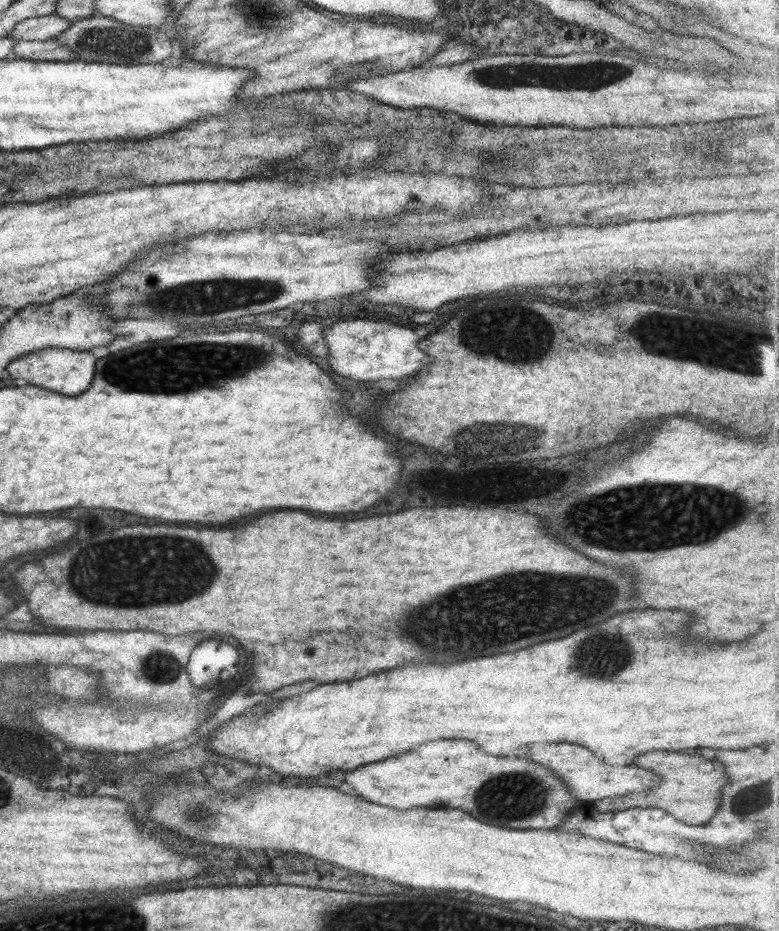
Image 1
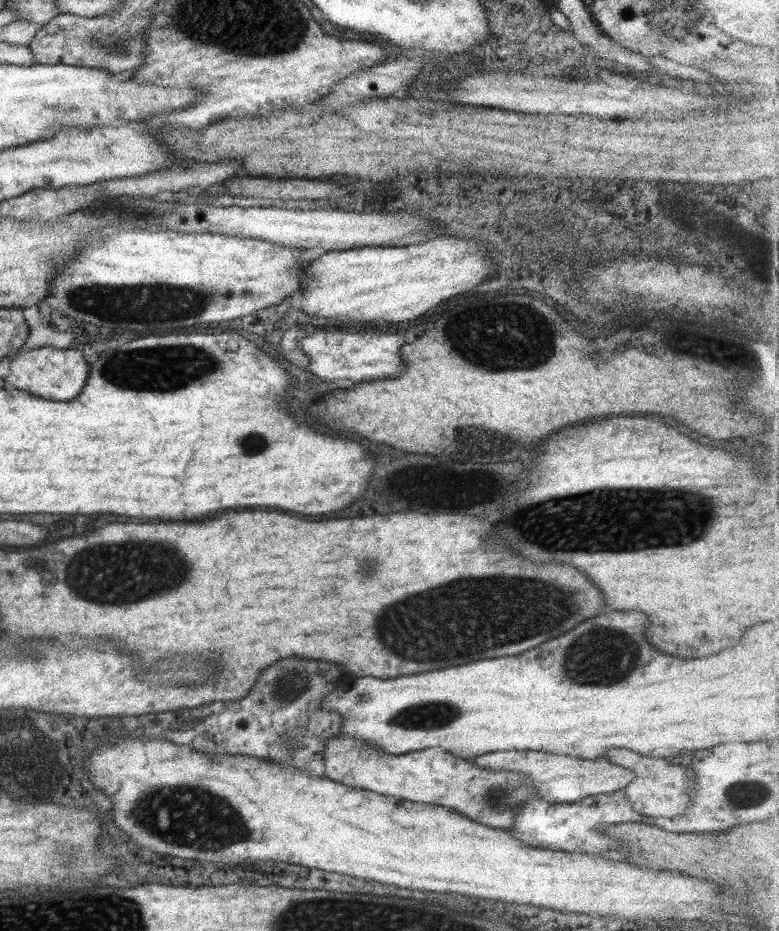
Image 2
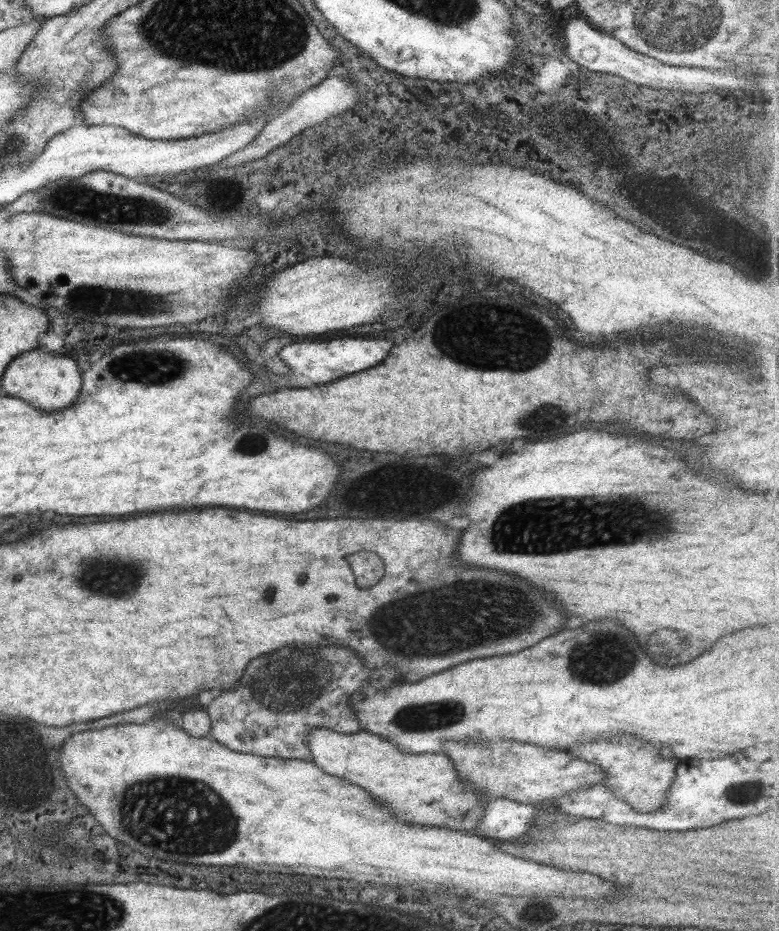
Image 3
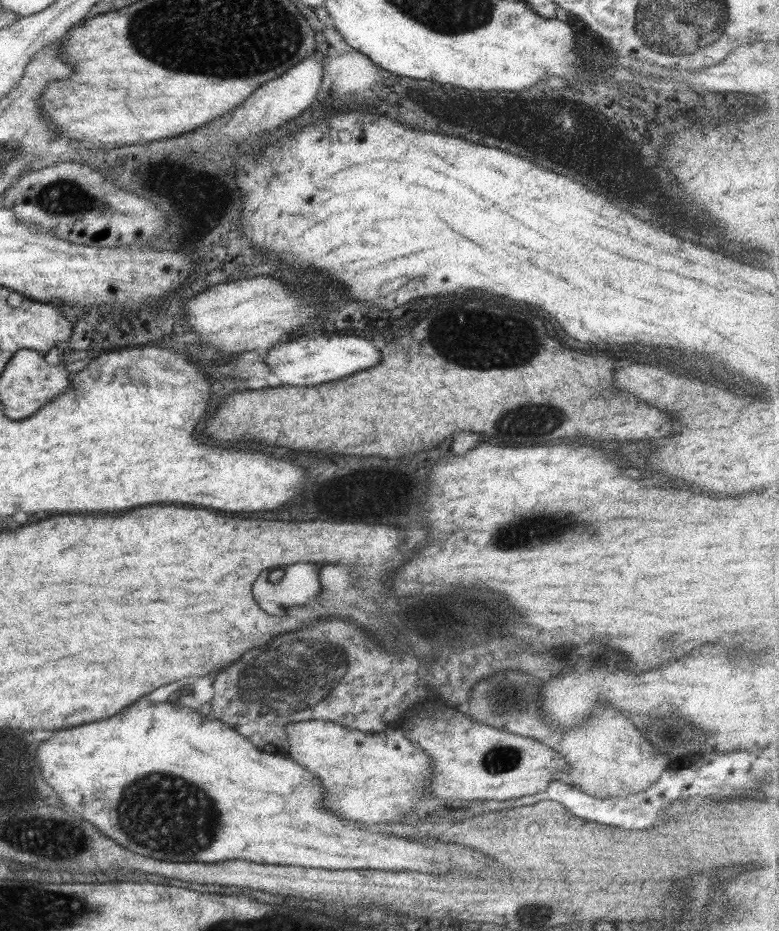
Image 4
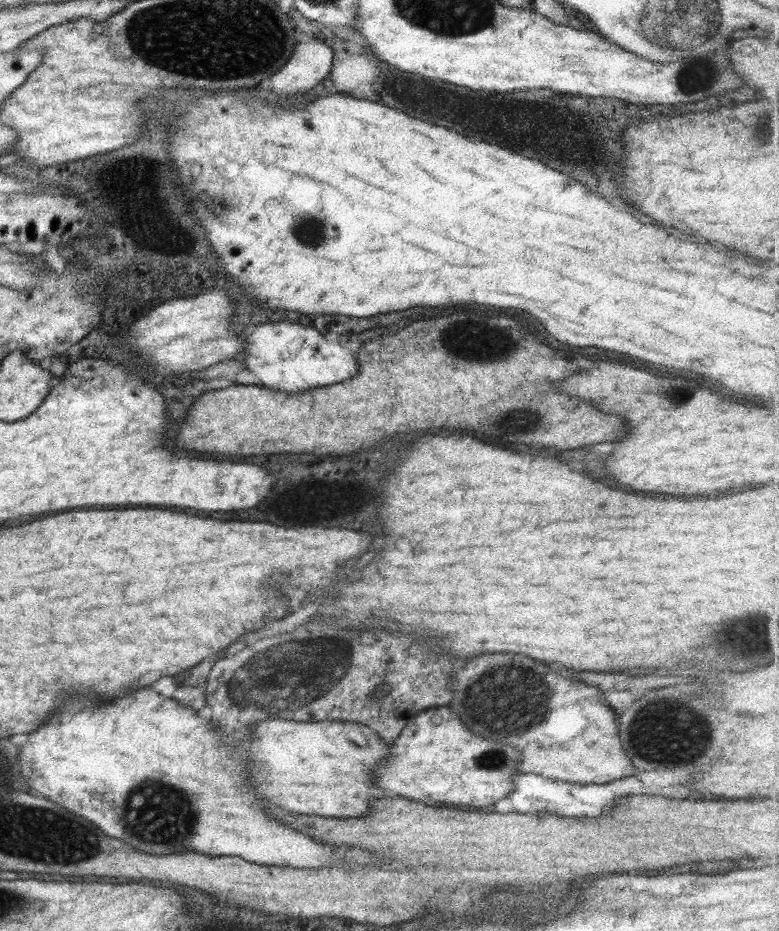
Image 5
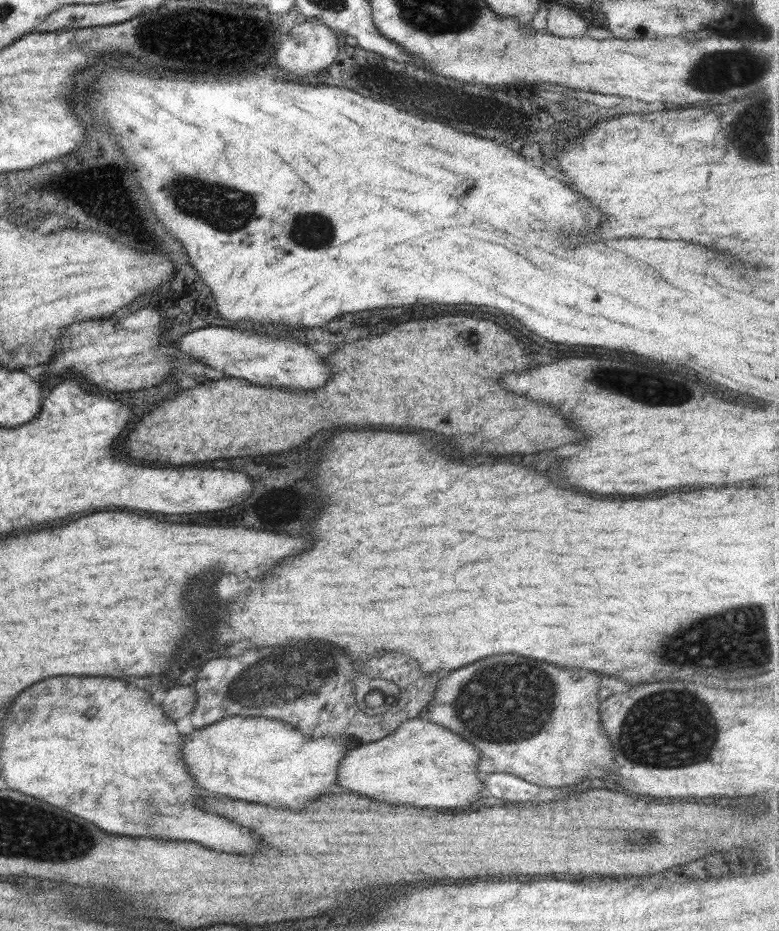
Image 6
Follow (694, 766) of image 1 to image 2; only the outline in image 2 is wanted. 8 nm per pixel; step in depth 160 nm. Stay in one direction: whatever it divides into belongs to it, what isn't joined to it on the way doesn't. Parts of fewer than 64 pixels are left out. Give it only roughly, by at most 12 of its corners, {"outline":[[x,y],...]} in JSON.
{"outline":[[609,749],[602,758],[633,773],[623,789],[637,814],[686,813],[686,767]]}

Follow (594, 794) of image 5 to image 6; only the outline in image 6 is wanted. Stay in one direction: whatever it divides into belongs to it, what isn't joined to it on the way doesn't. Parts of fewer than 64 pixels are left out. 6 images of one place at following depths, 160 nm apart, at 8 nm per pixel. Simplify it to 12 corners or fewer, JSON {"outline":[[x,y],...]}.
{"outline":[[491,773],[484,791],[507,805],[536,802],[543,788],[507,773]]}

